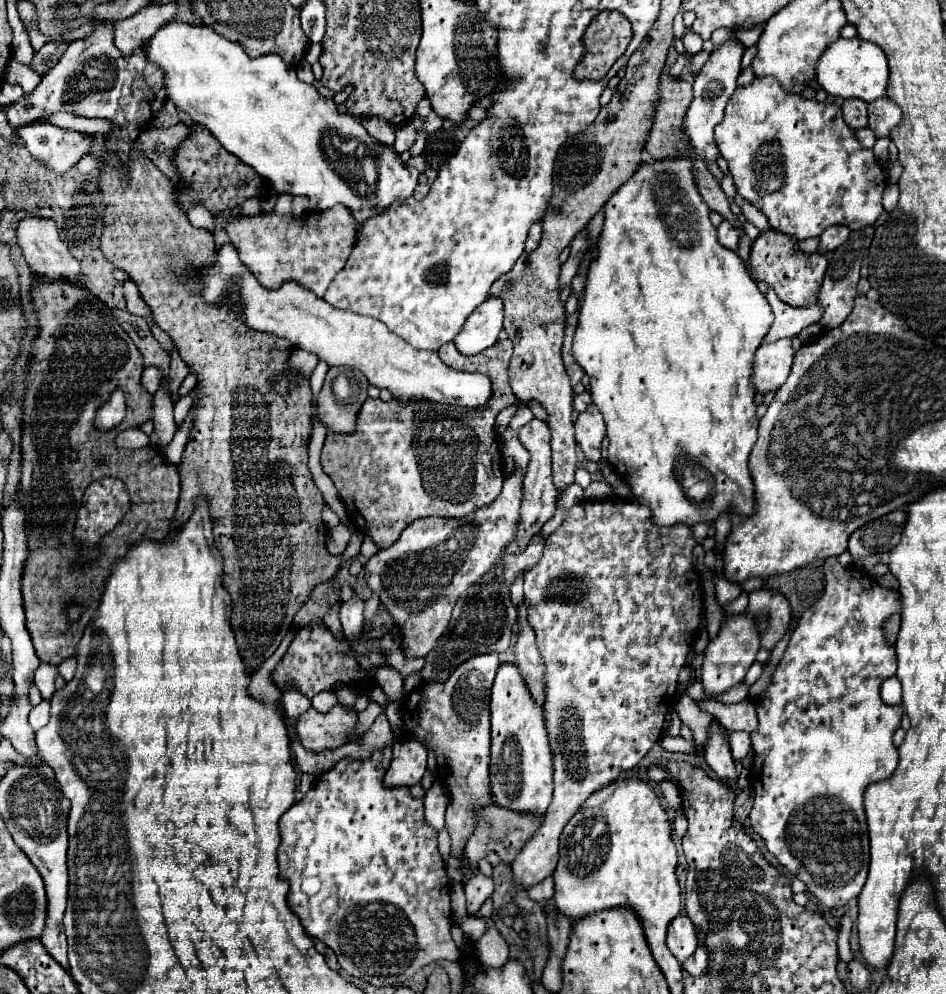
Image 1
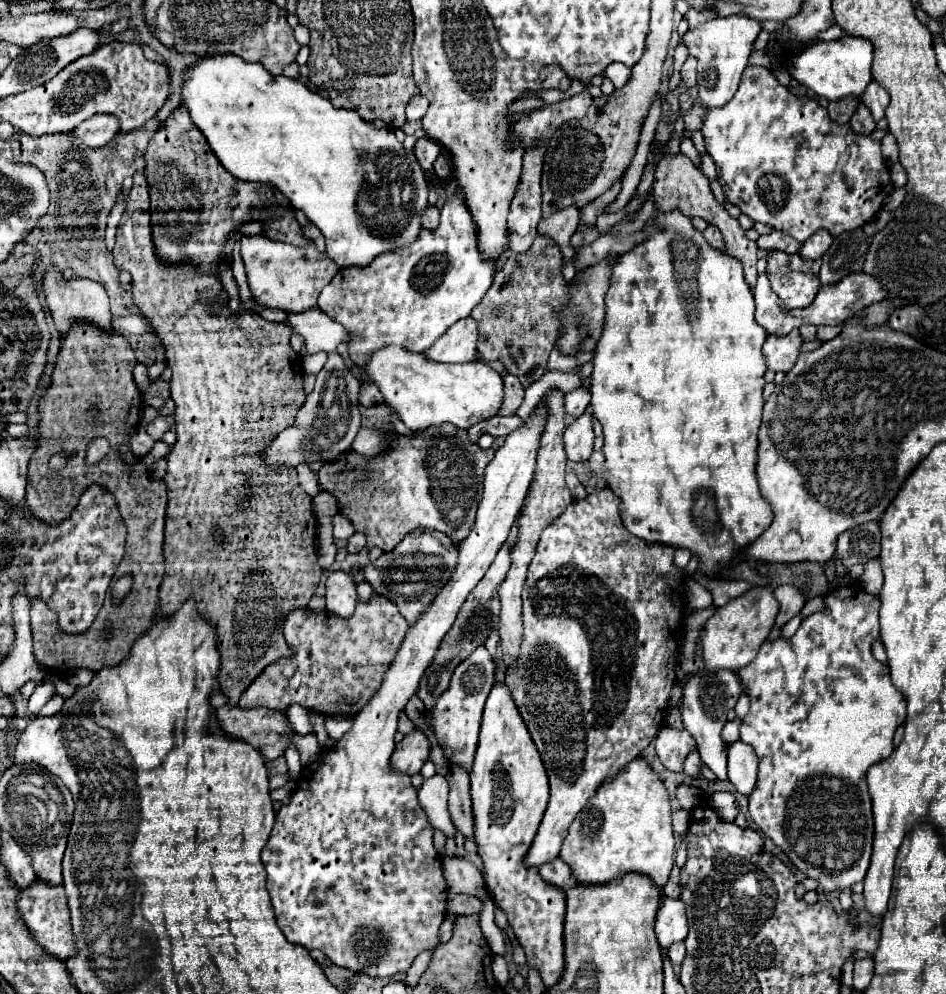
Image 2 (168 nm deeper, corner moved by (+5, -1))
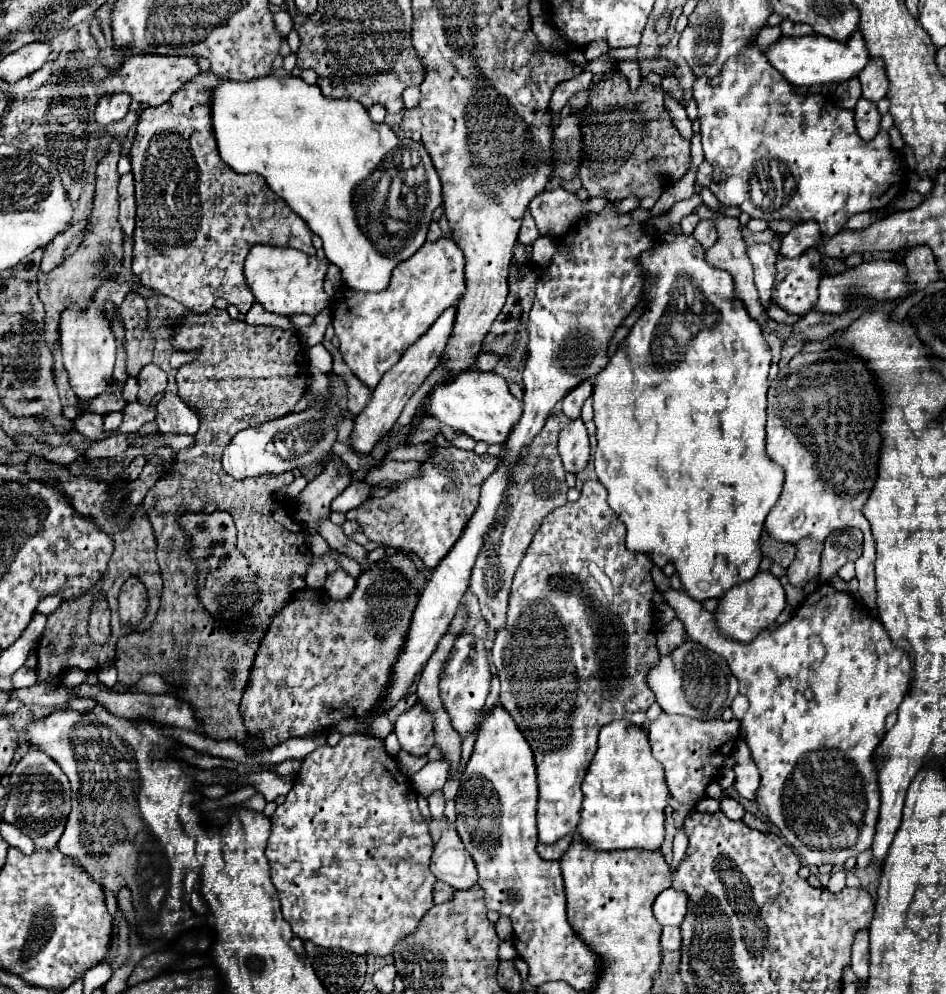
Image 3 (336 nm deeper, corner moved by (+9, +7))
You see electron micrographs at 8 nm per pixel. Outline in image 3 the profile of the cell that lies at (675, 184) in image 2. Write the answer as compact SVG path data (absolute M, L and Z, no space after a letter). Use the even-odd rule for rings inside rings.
M700 204L696 210L694 210L702 220L708 218L714 222L716 230L718 230L718 240L712 248L706 250L706 260L716 266L716 268L724 268L728 270L732 276L734 276L734 282L736 282L736 292L740 296L740 300L744 302L748 314L752 314L752 318L756 318L762 326L764 326L764 320L768 320L764 314L764 308L760 308L760 300L758 300L758 292L756 292L756 286L754 286L754 270L752 270L752 264L750 264L750 258L746 254L746 242L744 242L744 236L742 236L742 224L738 218L730 218L730 216L722 216L722 214L716 214L714 210L710 210L706 204Z

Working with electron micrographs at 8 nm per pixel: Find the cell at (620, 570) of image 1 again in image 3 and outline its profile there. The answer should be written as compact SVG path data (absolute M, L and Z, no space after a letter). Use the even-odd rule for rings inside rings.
M588 480L584 482L584 488L580 492L580 498L576 502L566 502L564 506L556 508L554 512L548 514L548 518L542 522L538 532L534 534L532 544L528 546L522 564L514 576L512 584L512 594L510 594L510 608L508 608L508 622L506 628L496 634L494 646L492 646L492 660L498 670L502 688L500 688L500 704L512 714L514 722L522 730L524 738L528 740L534 758L536 758L536 770L538 770L538 840L540 844L554 844L558 838L566 836L576 828L580 804L582 804L582 792L580 784L584 780L584 774L596 754L596 742L598 742L598 732L604 724L616 720L616 718L626 718L632 720L636 726L642 726L644 722L644 712L648 710L650 704L654 704L654 694L648 686L648 672L650 668L660 660L658 648L656 648L656 618L654 618L654 602L652 596L656 594L656 586L652 580L652 558L644 552L632 552L624 544L624 524L616 520L616 514L606 502L606 488L600 484L600 480Z

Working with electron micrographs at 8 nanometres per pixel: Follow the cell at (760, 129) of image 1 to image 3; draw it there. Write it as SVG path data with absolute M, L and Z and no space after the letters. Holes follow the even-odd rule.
M748 46L744 48L744 52L740 52L740 56L732 56L732 60L728 60L728 64L724 64L724 72L716 78L710 80L696 80L694 84L694 100L698 102L698 122L700 122L700 136L702 136L702 148L704 148L704 156L706 160L712 164L714 168L714 176L712 176L712 184L710 190L714 192L714 196L724 204L724 206L738 206L742 212L746 212L750 218L760 218L760 220L790 220L790 222L808 222L808 220L816 220L822 228L822 234L826 238L838 234L850 216L860 214L860 212L870 212L870 210L880 210L884 206L888 206L902 190L904 190L904 172L890 148L890 140L888 140L888 132L878 132L874 136L874 140L864 142L858 132L856 132L856 124L854 124L854 114L852 110L844 110L838 108L834 104L830 104L826 98L818 96L818 94L794 94L788 80L784 80L784 76L780 76L780 72L776 72L776 68L766 60L766 56L756 48L756 46Z

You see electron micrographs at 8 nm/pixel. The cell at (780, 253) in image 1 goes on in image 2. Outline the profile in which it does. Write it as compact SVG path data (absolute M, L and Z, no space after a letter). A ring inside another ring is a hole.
M768 252L768 278L774 292L782 300L786 310L806 308L816 298L820 280L816 280L820 270L820 260L804 260L798 254Z

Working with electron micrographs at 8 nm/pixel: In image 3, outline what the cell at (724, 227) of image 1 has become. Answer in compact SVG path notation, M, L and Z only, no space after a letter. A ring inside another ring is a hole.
M700 220L700 224L694 230L694 238L708 250L716 242L716 228L712 220Z

